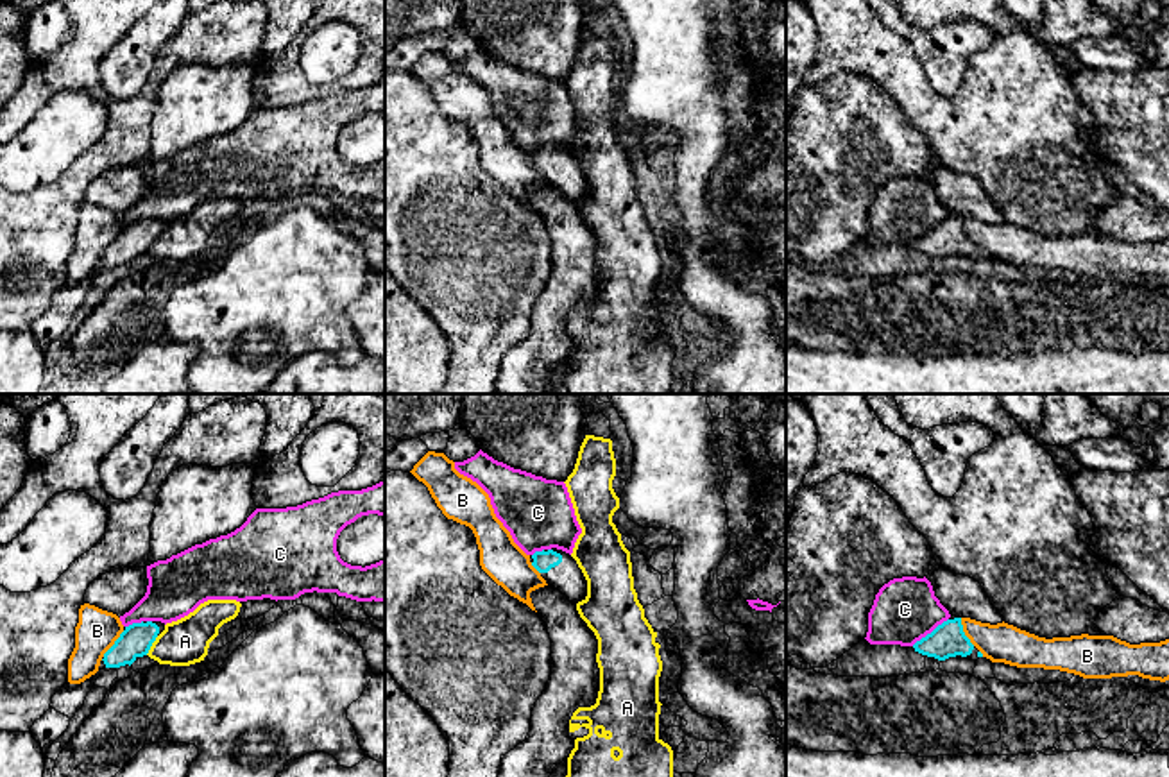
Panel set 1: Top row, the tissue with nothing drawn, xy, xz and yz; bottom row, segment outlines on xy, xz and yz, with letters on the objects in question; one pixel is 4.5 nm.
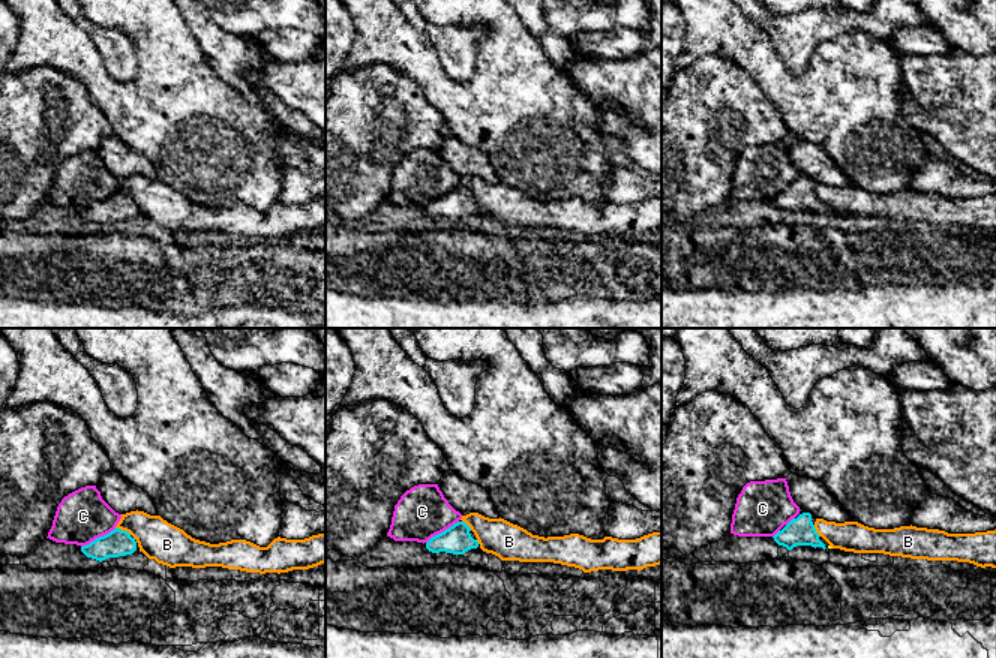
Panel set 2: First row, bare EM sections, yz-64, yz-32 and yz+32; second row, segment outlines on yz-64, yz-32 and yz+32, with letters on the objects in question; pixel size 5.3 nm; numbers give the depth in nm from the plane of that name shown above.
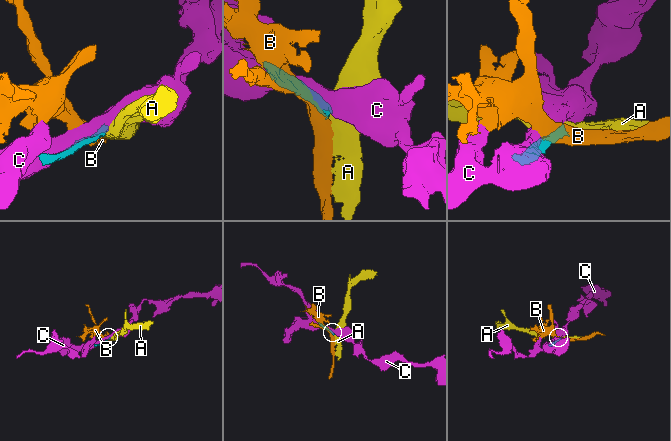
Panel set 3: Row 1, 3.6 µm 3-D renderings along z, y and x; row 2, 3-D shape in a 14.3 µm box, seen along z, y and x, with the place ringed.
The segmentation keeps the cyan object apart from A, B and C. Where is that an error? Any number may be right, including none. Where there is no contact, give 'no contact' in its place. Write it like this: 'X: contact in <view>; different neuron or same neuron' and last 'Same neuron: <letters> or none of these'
A: contact in xy; different neuron
B: contact in yz; different neuron
C: contact in yz; different neuron
Same neuron: none of these

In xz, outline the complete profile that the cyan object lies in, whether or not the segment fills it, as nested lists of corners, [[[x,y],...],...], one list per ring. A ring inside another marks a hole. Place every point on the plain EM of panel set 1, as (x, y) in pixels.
[[[557,147],[530,154],[532,165],[541,172],[548,184],[559,188],[575,204],[587,195],[587,179],[576,159]]]

